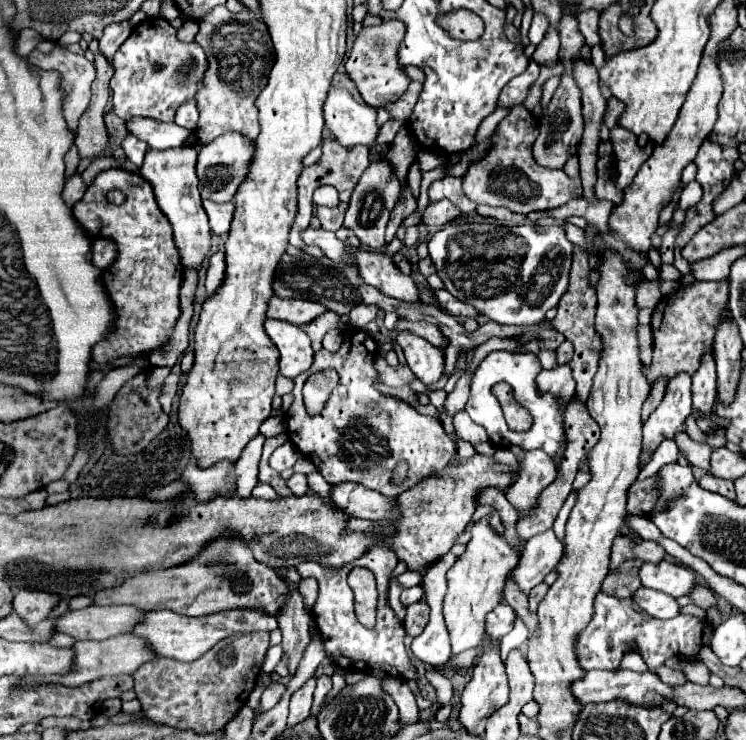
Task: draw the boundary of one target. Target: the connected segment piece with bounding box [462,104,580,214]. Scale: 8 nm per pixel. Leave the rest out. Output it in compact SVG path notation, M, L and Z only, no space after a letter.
M526 106L510 108L508 116L498 122L492 144L486 154L472 160L466 174L462 176L464 194L476 204L504 206L518 214L528 214L532 210L550 210L566 204L580 196L580 180L570 180L564 170L548 170L536 164L532 156L532 144L540 134L540 120L534 118Z

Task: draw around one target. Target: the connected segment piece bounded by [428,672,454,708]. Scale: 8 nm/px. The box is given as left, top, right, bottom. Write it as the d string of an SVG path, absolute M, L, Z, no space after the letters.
M436 672L434 676L428 676L428 680L430 680L430 684L436 688L436 696L438 696L440 708L446 706L446 704L452 700L452 694L454 694L452 682L450 682L446 676L442 676L440 672Z

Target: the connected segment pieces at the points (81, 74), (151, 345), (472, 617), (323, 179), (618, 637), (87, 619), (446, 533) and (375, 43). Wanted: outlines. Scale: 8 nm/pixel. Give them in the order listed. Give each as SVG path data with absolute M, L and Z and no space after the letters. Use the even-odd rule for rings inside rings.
M56 46L50 54L42 54L34 50L28 56L30 64L42 70L58 70L62 74L62 86L68 92L64 104L64 116L70 128L76 130L78 118L90 104L92 82L96 78L96 68L82 54L72 54L62 46Z
M120 168L104 170L88 186L82 200L72 206L72 212L92 238L112 238L118 246L116 262L102 272L102 282L114 302L116 328L108 340L92 348L92 360L98 364L112 364L118 358L164 350L162 346L170 342L180 318L178 292L184 268L178 250L174 250L172 226L160 212L152 186L140 174ZM112 190L120 190L126 196L120 206L106 198Z
M484 516L472 526L472 540L466 544L466 552L458 556L456 564L448 570L448 594L444 598L444 620L450 632L452 652L460 654L468 648L480 646L484 634L484 618L502 600L504 578L508 570L516 566L516 550L508 544L504 532L496 532L490 526L490 518Z
M324 140L322 144L322 158L312 164L312 166L306 166L298 178L298 214L296 214L296 220L294 220L294 226L292 226L292 232L290 232L290 244L296 246L296 248L304 248L304 240L302 240L302 232L310 226L310 216L312 216L312 194L316 188L324 186L324 184L330 184L334 186L336 190L352 190L360 178L360 174L368 168L370 164L370 152L368 152L368 146L356 146L356 148L344 148L340 146L336 140Z
M598 594L594 600L594 616L588 622L588 626L578 634L576 638L576 654L578 654L578 664L582 666L582 670L616 670L620 666L620 660L624 658L624 654L634 646L636 652L640 652L640 656L644 658L648 670L658 670L660 666L664 666L664 662L668 658L698 658L700 650L704 646L710 646L712 642L712 634L714 628L708 620L696 618L696 616L676 616L670 620L656 620L656 618L648 618L648 614L644 614L638 608L632 608L632 600L620 600L608 594Z
M88 606L58 616L54 628L74 640L106 640L130 632L140 618L142 610L134 606Z
M478 454L466 462L442 470L440 474L434 474L432 478L428 478L428 482L420 482L420 486L404 492L398 498L402 504L404 522L392 524L398 530L396 538L392 538L398 560L404 560L410 570L424 572L424 566L446 554L454 546L456 536L472 522L472 514L476 510L474 498L478 490L482 490L484 486L496 486L504 490L510 484L510 468L496 464L488 456Z
M392 20L392 22L382 22L380 26L362 28L360 36L354 42L352 54L346 62L346 72L354 80L354 84L358 86L358 90L368 106L378 108L378 106L398 100L410 84L406 74L402 74L398 58L396 58L400 38L404 38L404 24L398 20Z

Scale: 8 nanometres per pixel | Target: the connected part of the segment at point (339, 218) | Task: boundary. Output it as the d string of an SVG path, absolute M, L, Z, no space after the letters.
M340 202L336 208L326 208L326 206L316 208L316 216L318 216L322 228L336 232L342 226L342 222L344 222L346 208L348 208L348 204L344 204L344 202Z

